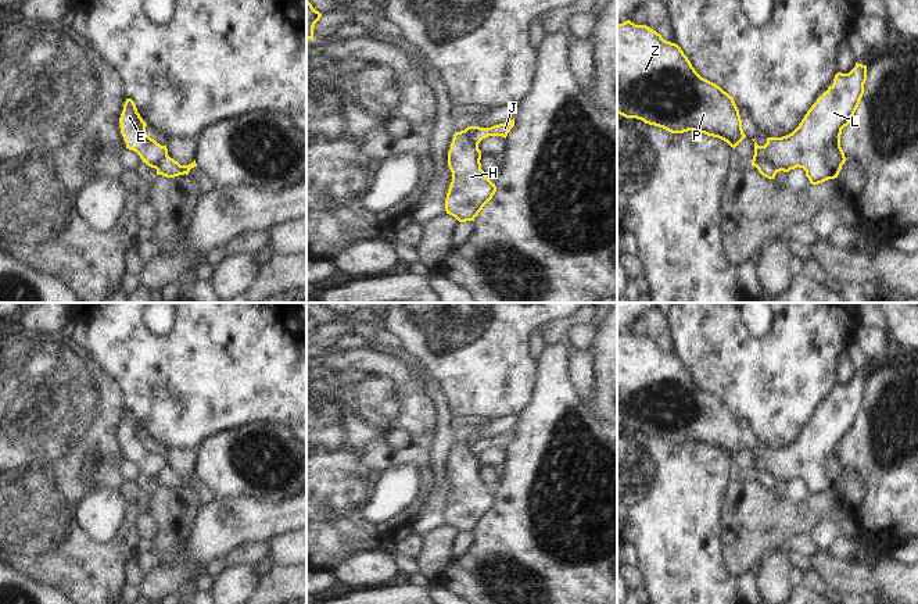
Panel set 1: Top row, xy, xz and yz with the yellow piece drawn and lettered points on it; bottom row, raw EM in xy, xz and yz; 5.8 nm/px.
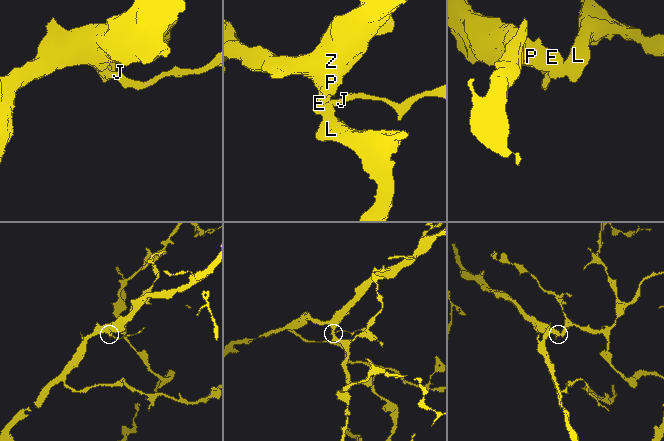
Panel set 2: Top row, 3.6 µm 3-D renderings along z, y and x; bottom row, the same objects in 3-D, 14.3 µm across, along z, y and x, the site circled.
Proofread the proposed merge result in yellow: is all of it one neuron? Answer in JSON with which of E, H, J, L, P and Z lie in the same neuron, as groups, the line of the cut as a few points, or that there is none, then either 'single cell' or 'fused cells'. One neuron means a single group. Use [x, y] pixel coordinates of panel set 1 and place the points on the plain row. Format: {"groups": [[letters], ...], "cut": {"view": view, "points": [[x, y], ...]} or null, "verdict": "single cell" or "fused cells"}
{"groups": [["E", "H", "L", "P", "Z"], ["J"]], "cut": {"view": "yz", "points": [[753, 470], [764, 470], [775, 483]]}, "verdict": "fused cells"}

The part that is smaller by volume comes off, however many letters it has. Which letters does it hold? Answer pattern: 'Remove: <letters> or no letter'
Remove: J

